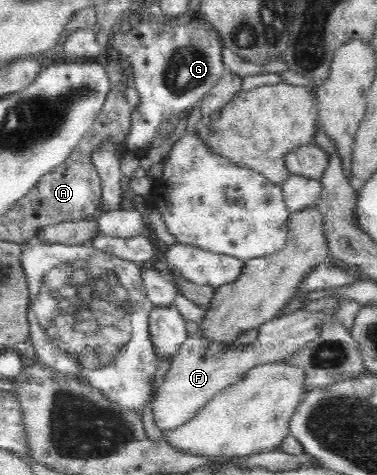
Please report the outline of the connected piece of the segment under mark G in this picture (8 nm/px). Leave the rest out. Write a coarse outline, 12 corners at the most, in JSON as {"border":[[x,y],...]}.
{"border":[[142,21],[114,30],[140,103],[124,150],[191,110],[225,69],[218,31]]}

